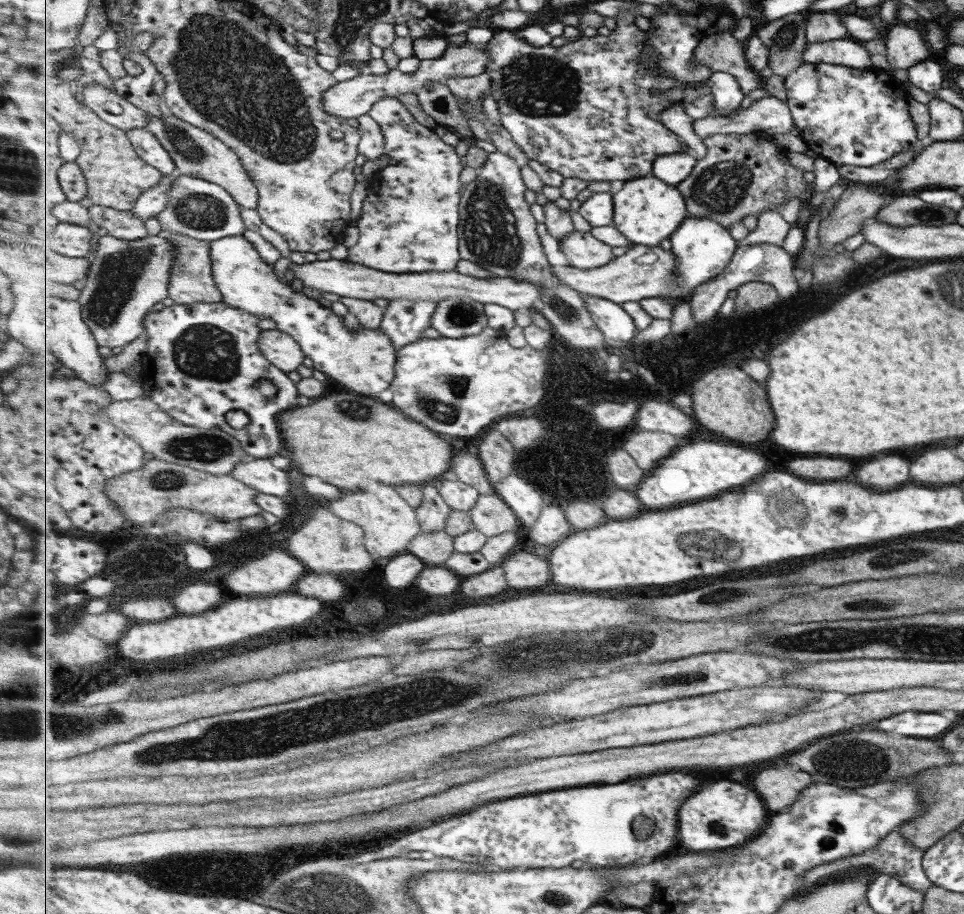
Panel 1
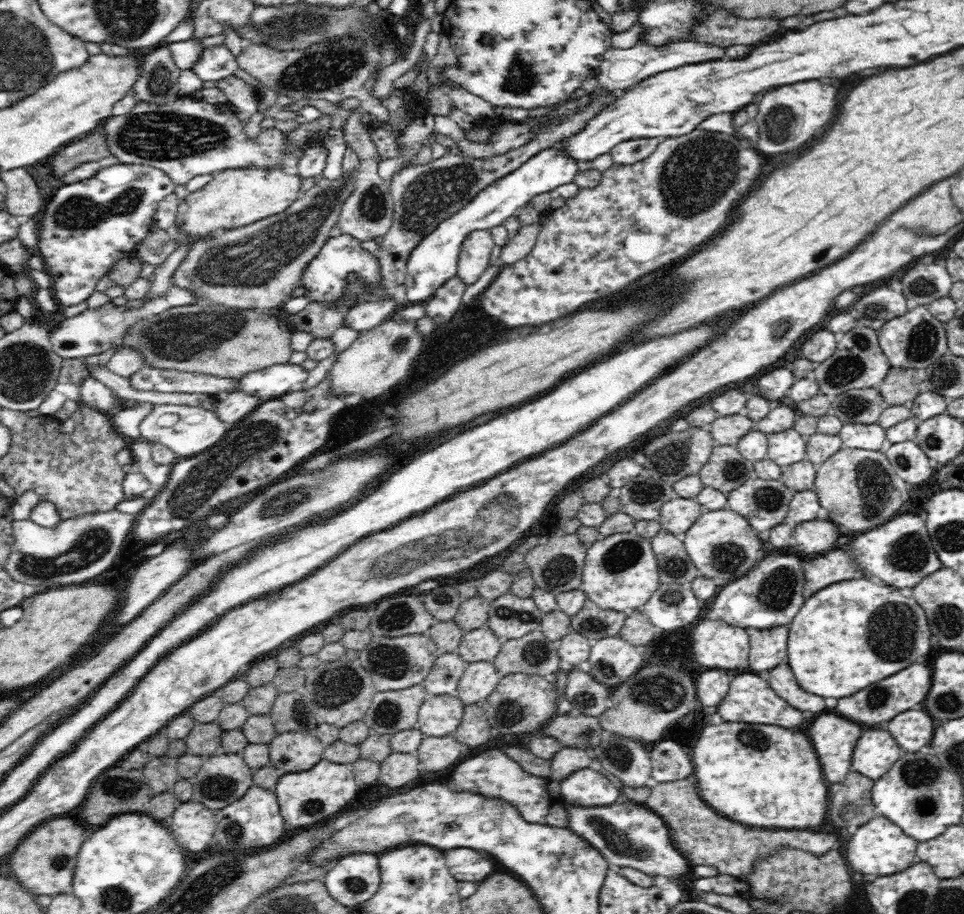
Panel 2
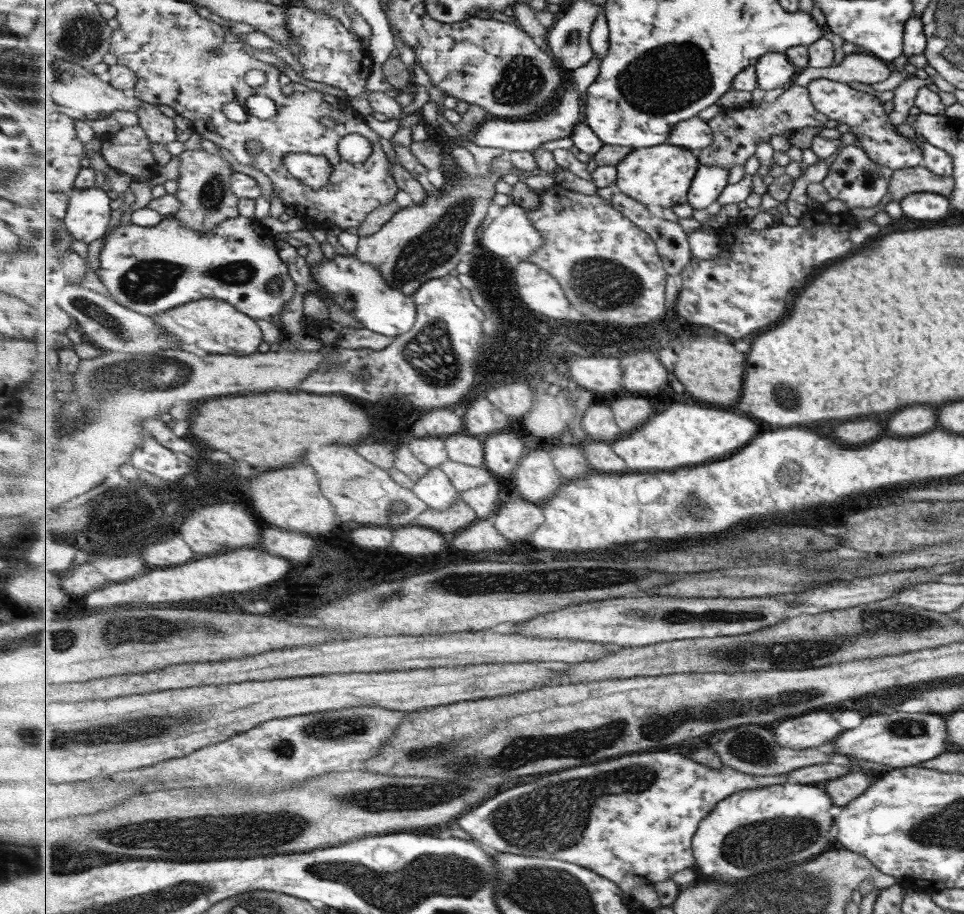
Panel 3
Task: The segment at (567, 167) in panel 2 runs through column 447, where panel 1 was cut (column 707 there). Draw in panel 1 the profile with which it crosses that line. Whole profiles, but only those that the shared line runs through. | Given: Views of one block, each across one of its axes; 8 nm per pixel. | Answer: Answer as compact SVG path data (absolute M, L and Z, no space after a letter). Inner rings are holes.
M688 215L682 226L671 235L672 250L677 267L677 287L669 293L663 294L664 299L678 300L682 302L692 298L694 288L709 279L719 276L723 270L733 261L735 251L738 249L737 241L729 232L729 229L711 218L693 218Z

